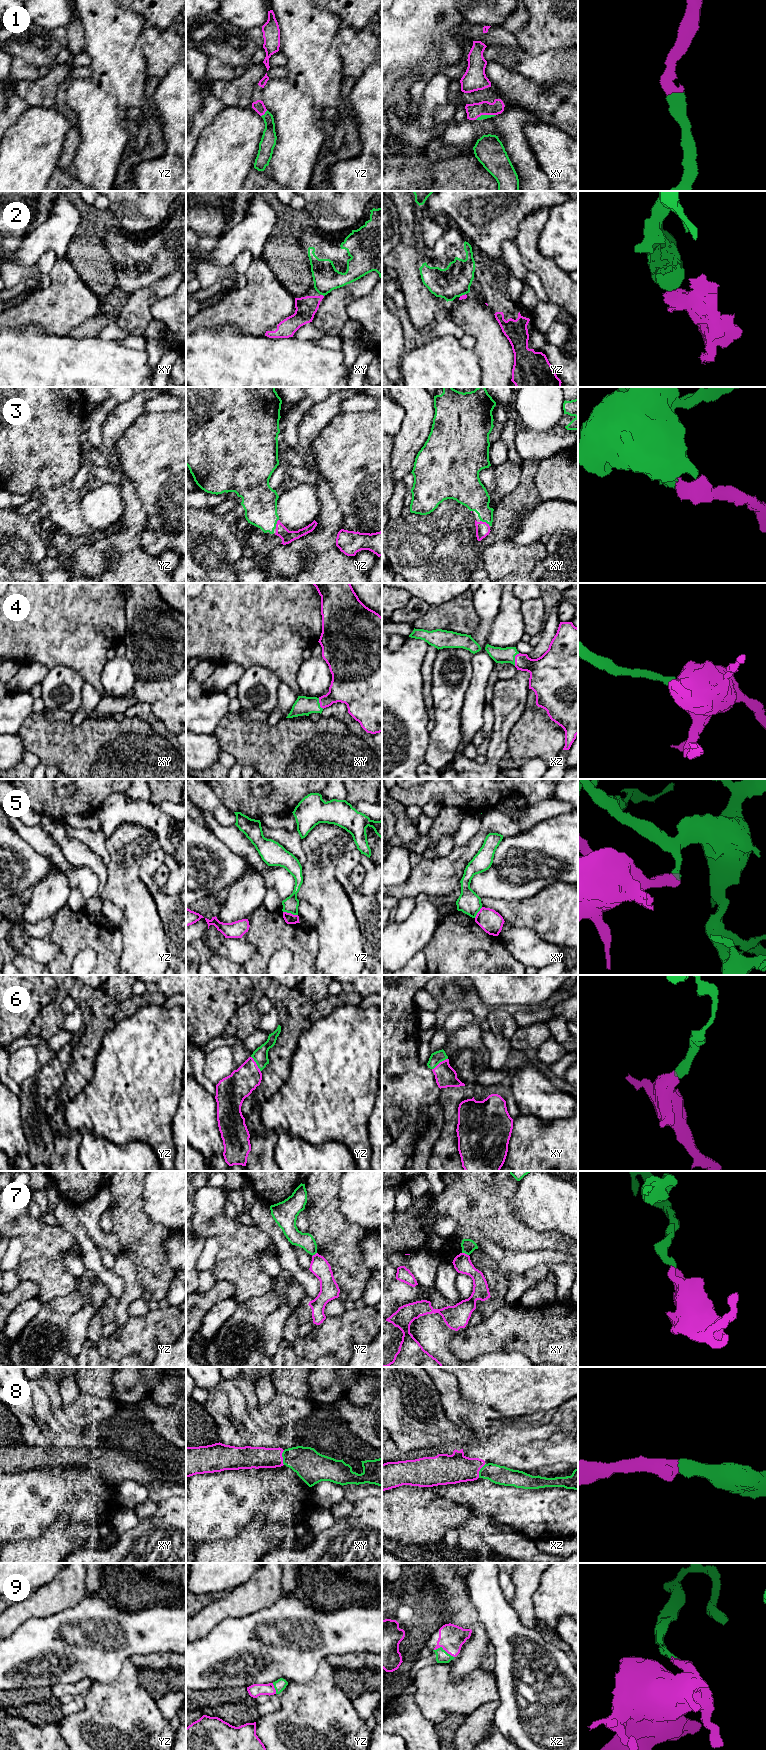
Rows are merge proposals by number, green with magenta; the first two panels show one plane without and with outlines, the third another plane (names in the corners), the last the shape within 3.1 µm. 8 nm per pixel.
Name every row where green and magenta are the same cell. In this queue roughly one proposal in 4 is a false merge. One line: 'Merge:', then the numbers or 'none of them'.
Merge: 1, 3, 4, 6, 8, 9

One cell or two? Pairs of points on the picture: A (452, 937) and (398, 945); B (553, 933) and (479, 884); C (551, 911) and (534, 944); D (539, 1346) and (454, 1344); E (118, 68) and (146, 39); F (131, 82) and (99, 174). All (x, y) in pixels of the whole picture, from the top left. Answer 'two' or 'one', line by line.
A: two
B: two
C: two
D: one
E: two
F: two

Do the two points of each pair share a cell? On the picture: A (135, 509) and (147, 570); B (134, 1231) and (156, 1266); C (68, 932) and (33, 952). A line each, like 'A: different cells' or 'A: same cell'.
A: same cell
B: same cell
C: different cells

